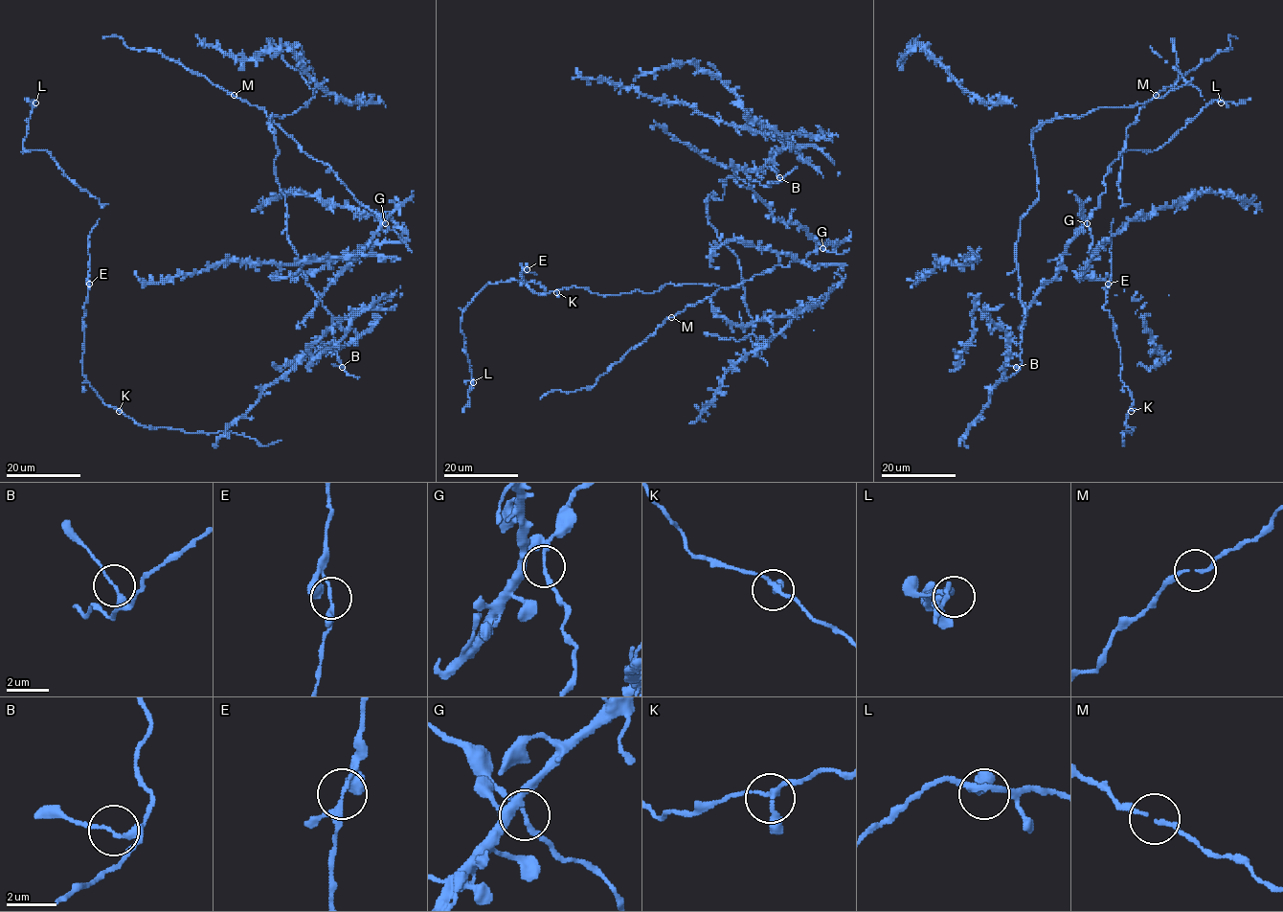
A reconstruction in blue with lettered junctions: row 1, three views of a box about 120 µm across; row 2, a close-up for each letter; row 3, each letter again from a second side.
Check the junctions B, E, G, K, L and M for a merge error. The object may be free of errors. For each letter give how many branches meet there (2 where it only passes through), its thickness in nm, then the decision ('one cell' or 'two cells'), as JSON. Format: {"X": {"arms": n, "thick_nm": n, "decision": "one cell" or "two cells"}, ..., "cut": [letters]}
{"B": {"arms": 2, "thick_nm": 180, "decision": "one cell"}, "E": {"arms": 3, "thick_nm": 150, "decision": "one cell"}, "G": {"arms": 2, "thick_nm": 170, "decision": "one cell"}, "K": {"arms": 3, "thick_nm": 170, "decision": "one cell"}, "L": {"arms": 3, "thick_nm": 180, "decision": "one cell"}, "M": {"arms": 2, "thick_nm": 150, "decision": "one cell"}, "cut": []}

